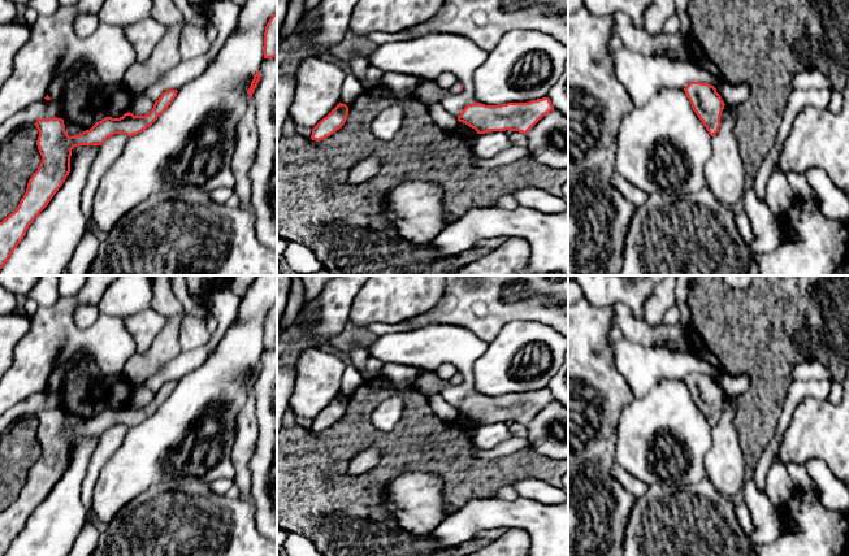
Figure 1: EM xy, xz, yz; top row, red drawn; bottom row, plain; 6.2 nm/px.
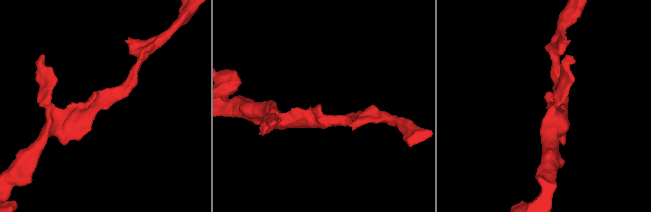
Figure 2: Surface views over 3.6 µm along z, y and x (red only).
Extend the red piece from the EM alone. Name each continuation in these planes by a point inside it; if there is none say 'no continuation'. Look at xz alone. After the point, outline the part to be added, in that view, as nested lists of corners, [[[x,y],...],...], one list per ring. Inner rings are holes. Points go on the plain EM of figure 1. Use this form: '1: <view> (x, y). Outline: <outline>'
1: xz (428, 383). Outline: [[[425,372],[413,383],[413,390],[429,398],[433,394],[441,394],[445,385],[456,386],[460,378],[462,374],[456,373],[451,379],[443,381],[434,372]]]

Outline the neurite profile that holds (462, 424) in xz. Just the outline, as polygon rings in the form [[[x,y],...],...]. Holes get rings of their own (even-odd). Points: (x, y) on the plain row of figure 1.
[[[458,417],[456,420],[449,422],[450,425],[460,429],[464,434],[473,440],[475,436],[475,427],[471,426],[464,418]]]

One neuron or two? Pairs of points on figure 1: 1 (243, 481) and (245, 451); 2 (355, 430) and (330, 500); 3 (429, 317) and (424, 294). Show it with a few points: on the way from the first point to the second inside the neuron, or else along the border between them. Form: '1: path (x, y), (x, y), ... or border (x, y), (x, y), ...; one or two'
1: path (243, 473), (243, 459); one
2: path (338, 447), (330, 455), (330, 483); one
3: border (446, 289), (444, 295), (431, 308), (399, 322); two

